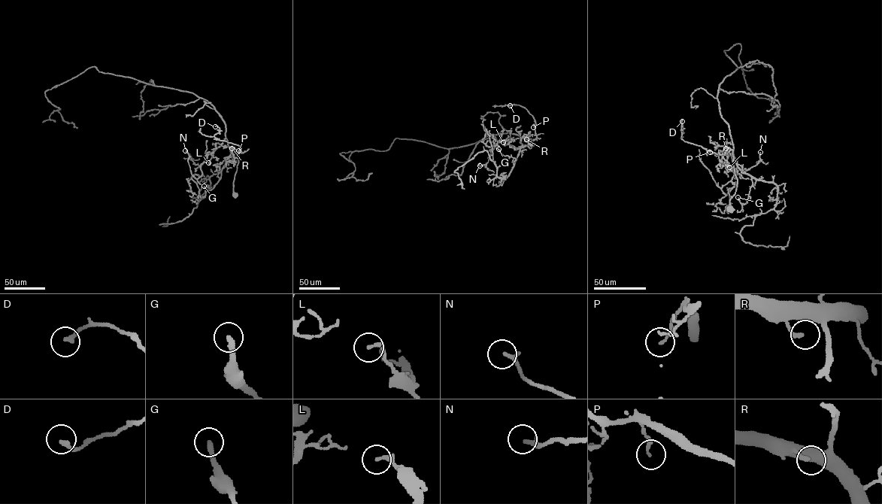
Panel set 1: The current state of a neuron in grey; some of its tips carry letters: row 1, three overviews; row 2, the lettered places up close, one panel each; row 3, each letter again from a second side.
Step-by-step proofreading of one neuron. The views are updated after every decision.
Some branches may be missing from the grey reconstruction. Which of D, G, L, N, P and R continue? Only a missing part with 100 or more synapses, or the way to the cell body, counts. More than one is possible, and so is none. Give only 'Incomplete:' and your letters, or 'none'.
Incomplete: none

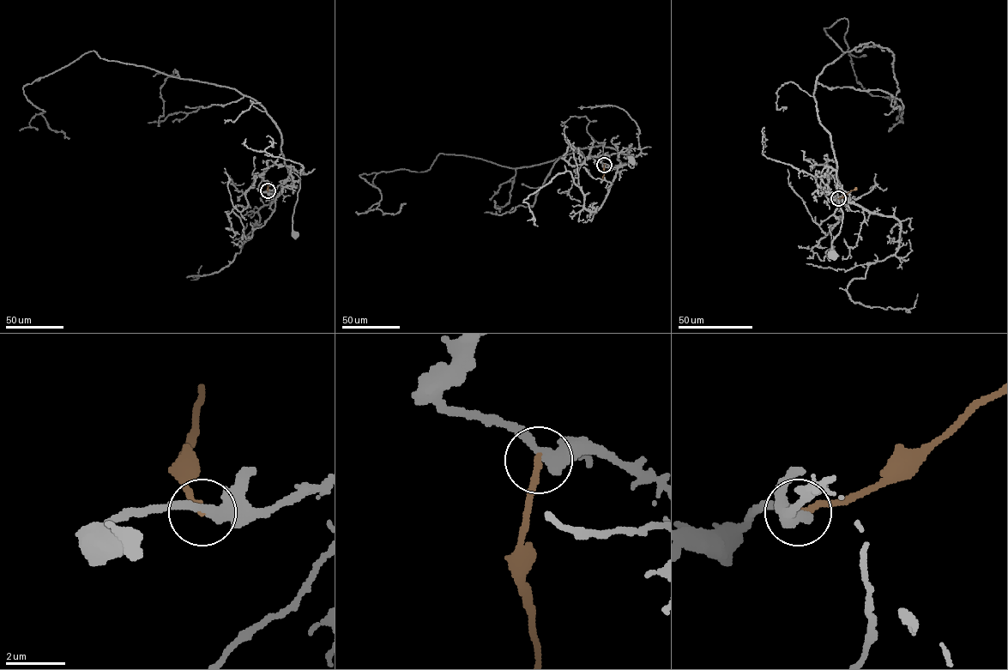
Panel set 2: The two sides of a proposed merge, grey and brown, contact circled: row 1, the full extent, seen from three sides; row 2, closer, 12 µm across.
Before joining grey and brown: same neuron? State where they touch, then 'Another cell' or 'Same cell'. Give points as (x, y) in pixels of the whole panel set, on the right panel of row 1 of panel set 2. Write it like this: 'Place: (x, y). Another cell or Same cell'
Place: (838, 198). Another cell

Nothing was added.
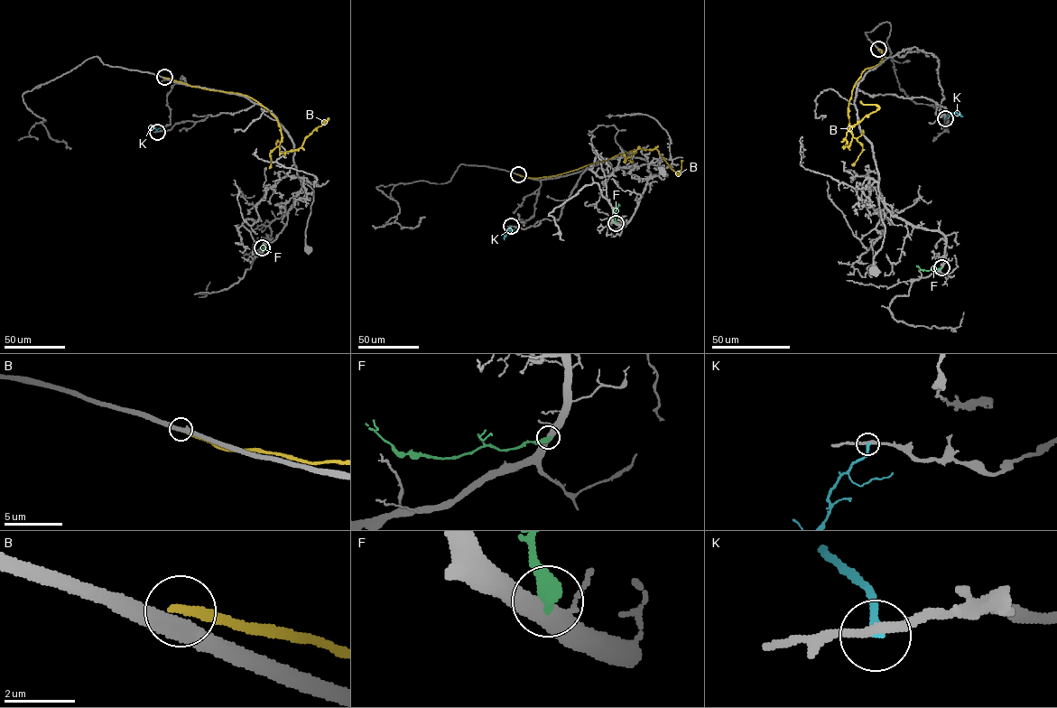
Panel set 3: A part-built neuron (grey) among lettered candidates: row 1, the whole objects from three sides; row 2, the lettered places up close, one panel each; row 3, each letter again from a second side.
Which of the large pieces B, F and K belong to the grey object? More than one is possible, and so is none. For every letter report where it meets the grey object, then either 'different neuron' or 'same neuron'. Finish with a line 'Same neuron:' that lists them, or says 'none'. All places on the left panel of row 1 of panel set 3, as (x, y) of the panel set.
B: (164, 77) | different neuron
F: (262, 247) | different neuron
K: (157, 132) | different neuron
Same neuron: none

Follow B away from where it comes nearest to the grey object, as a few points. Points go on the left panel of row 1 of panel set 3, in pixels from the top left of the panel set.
B: (164, 77), (254, 99), (278, 123), (281, 153), (297, 150), (305, 138), (328, 117)

